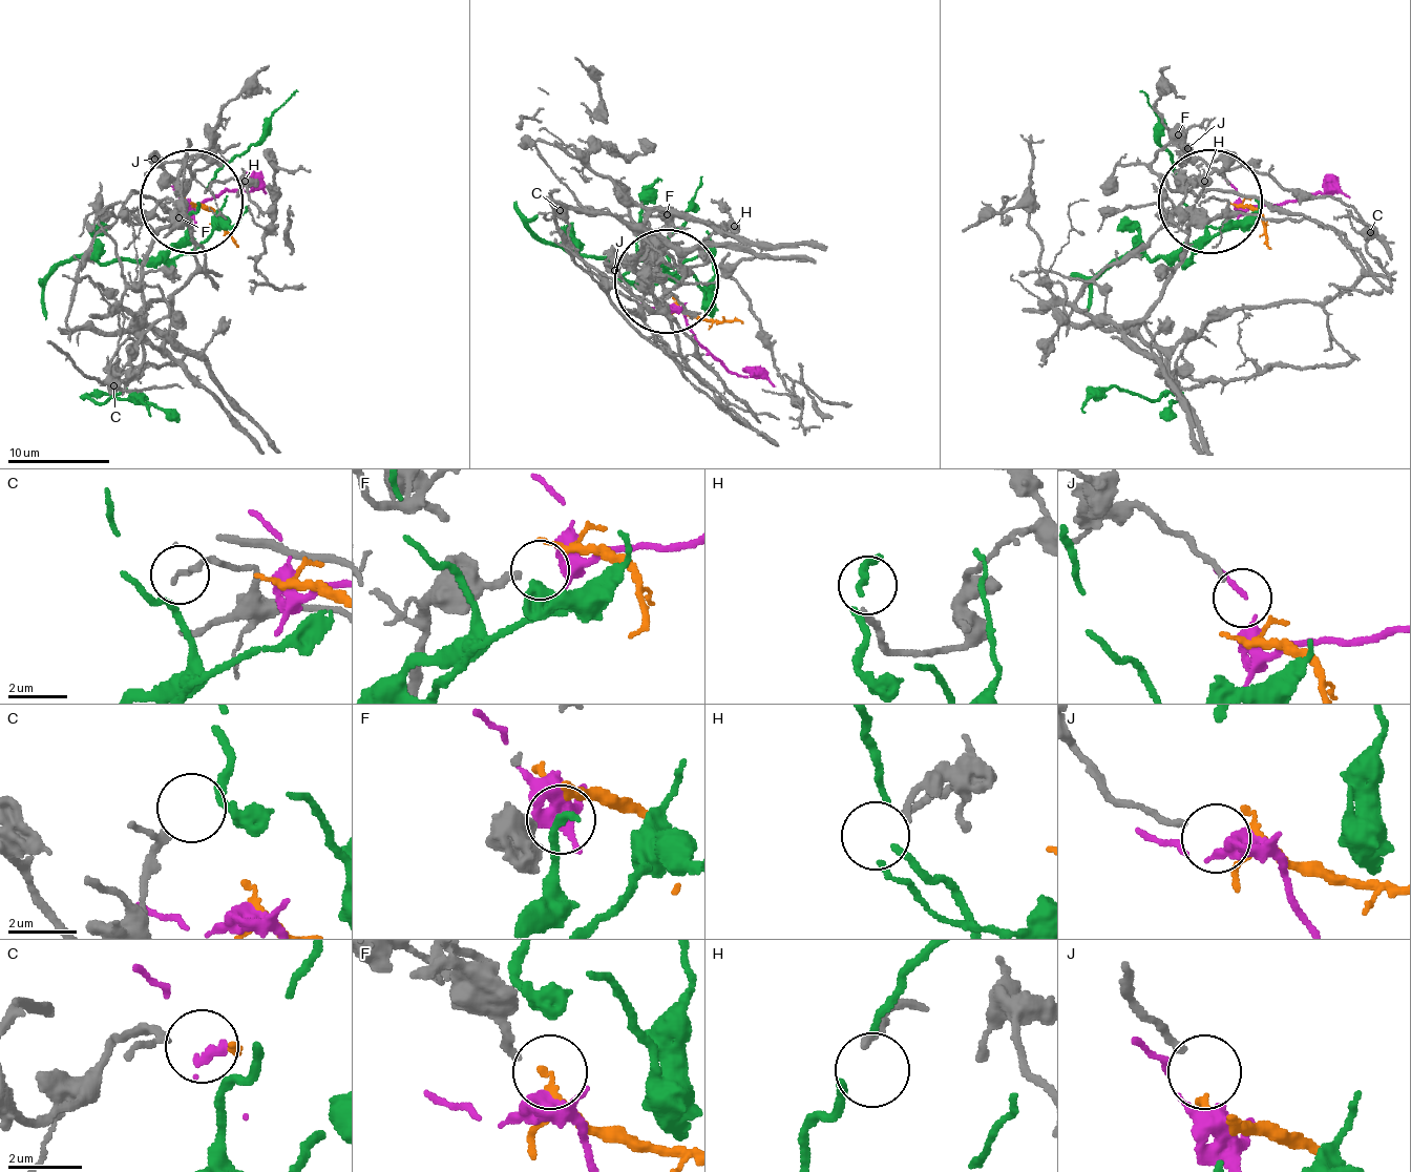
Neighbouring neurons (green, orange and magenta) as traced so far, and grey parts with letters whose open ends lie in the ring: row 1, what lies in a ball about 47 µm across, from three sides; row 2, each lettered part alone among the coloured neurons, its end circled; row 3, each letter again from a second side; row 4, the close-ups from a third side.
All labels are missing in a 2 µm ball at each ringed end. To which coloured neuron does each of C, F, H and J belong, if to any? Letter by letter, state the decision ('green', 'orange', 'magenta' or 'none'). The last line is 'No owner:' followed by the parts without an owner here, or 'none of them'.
C: none
F: magenta
H: none
J: none
No owner: C, H, J

